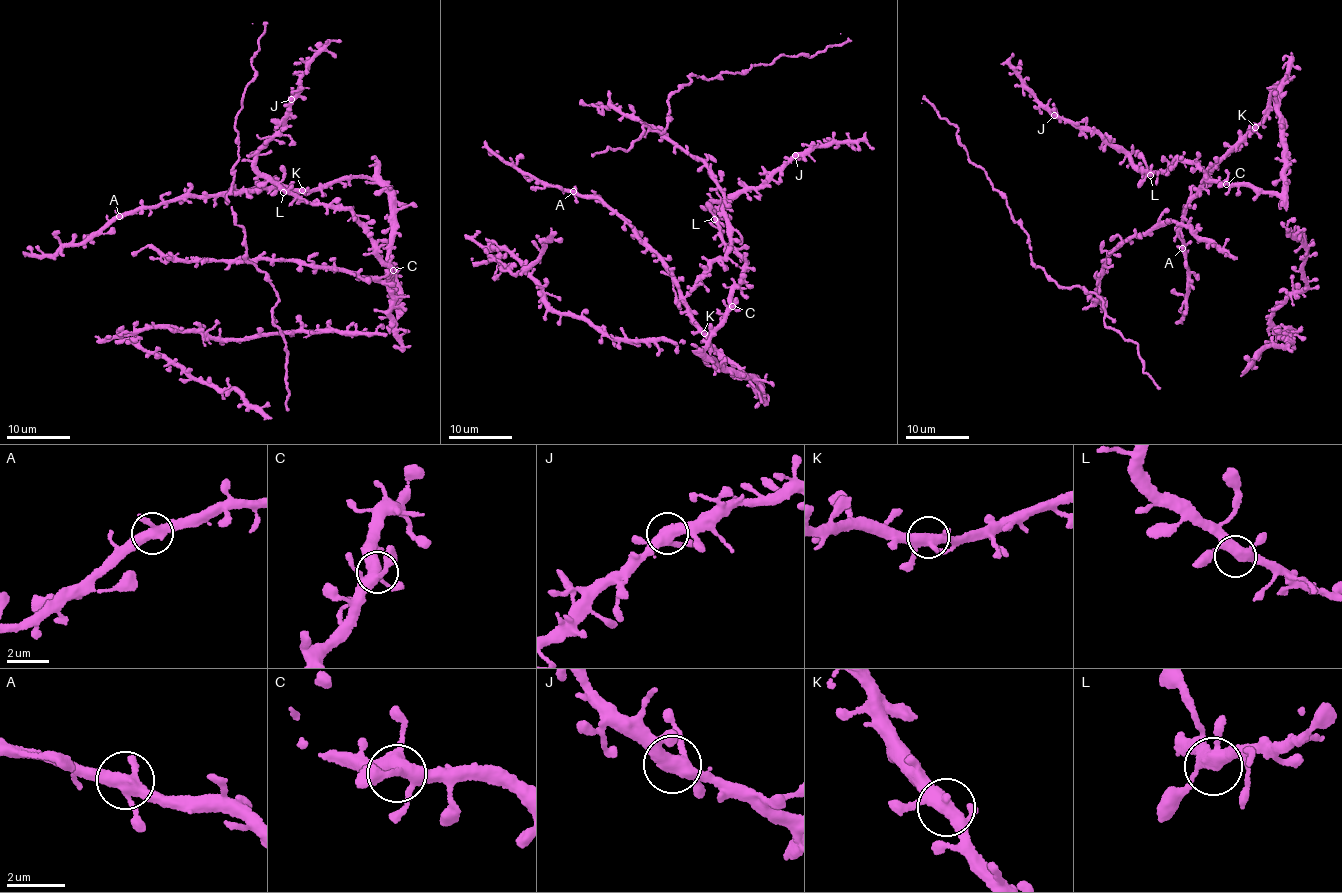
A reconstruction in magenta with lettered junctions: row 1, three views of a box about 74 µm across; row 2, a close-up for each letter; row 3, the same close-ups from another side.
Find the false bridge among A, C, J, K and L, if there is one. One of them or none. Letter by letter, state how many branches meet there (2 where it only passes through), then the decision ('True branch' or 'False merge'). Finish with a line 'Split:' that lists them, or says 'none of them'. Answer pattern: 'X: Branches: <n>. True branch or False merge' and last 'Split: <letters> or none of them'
A: Branches: 4. True branch
C: Branches: 4. True branch
J: Branches: 4. True branch
K: Branches: 4. True branch
L: Branches: 4. True branch
Split: none of them

